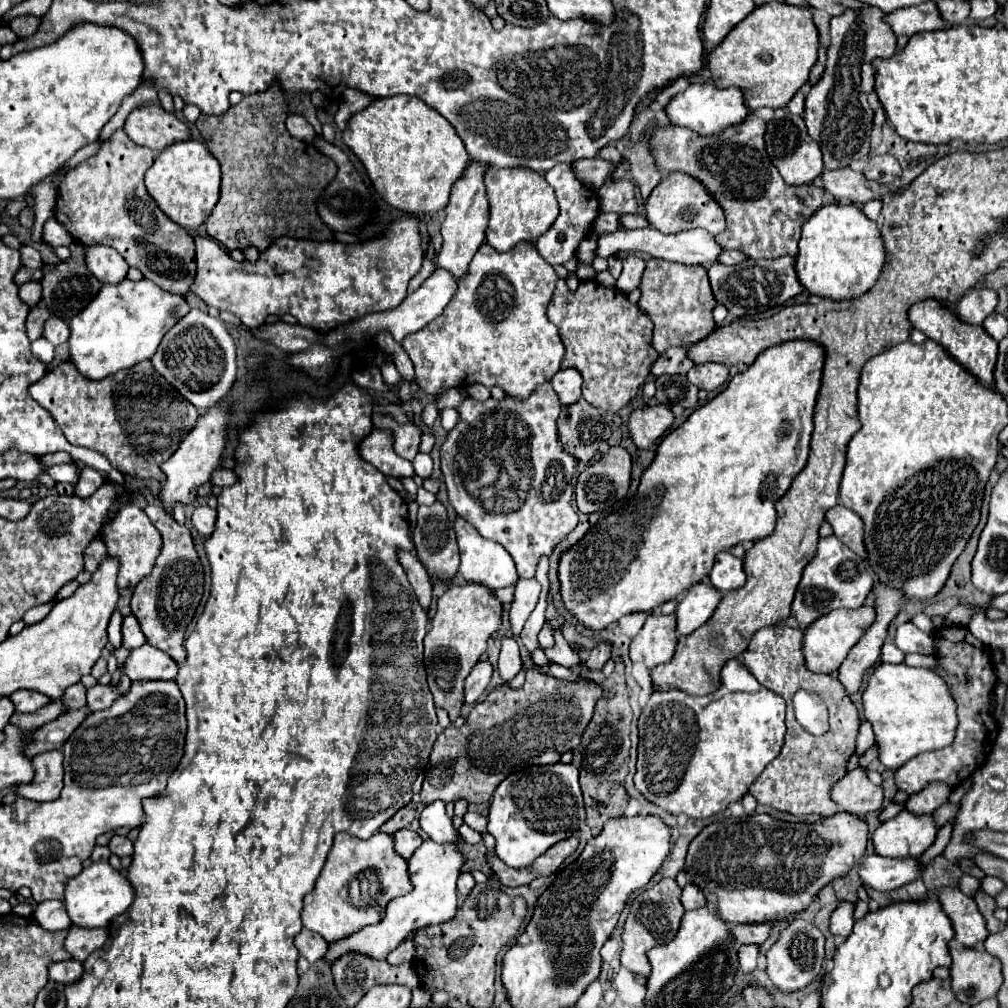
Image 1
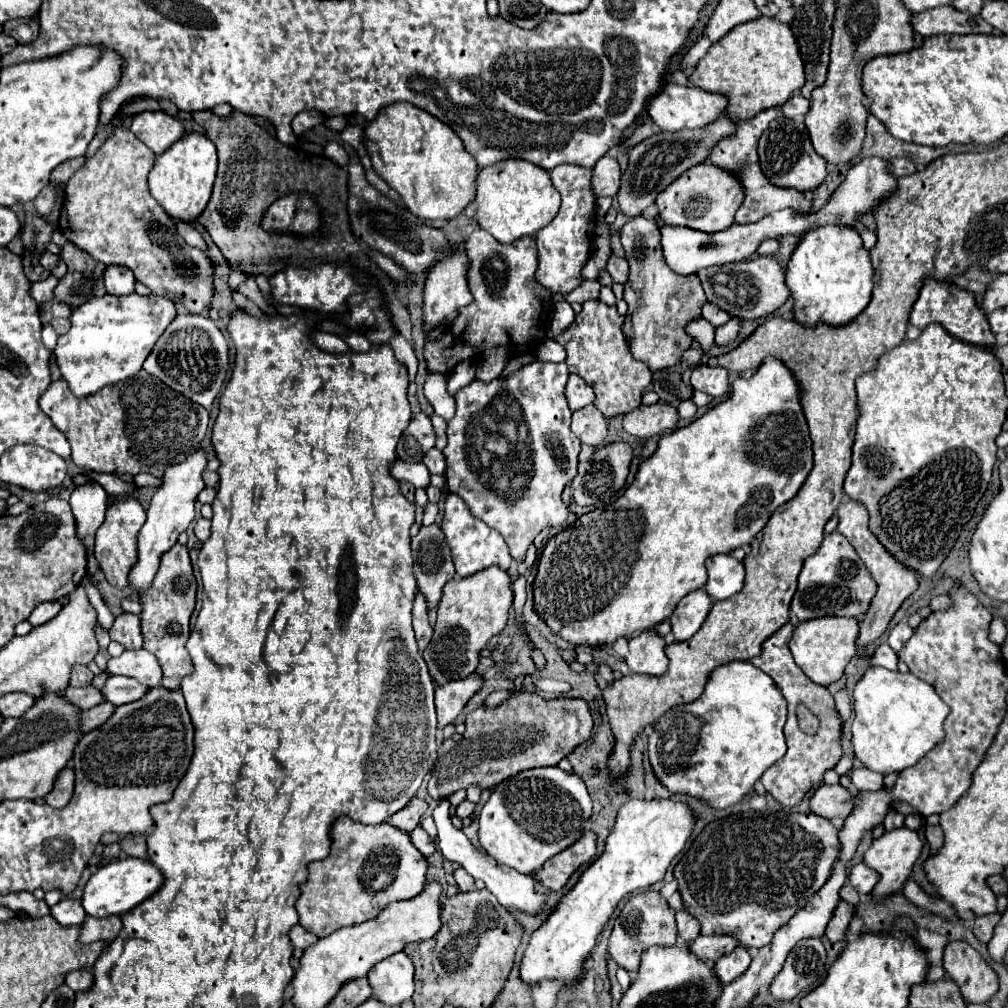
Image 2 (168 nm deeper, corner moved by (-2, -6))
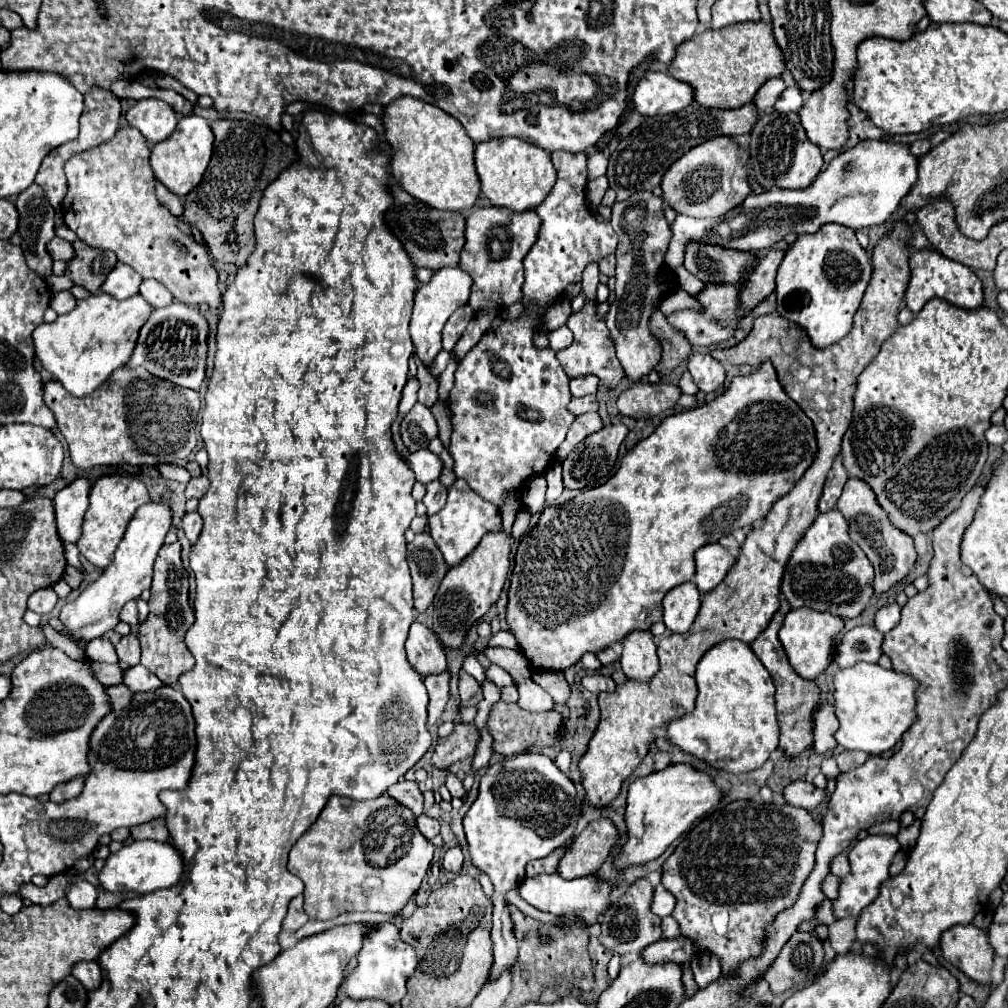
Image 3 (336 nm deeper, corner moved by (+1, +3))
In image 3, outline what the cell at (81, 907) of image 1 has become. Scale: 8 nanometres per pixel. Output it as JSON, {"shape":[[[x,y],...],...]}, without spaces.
{"shape":[[[133,841],[131,845],[123,845],[117,853],[107,857],[105,867],[99,871],[99,885],[109,893],[151,893],[175,885],[181,873],[183,861],[171,843]]]}

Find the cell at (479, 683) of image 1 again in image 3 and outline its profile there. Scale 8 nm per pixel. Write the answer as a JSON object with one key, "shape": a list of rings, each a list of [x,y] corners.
{"shape":[[[445,669],[443,673],[437,673],[437,675],[425,677],[425,687],[429,693],[429,727],[435,725],[435,721],[441,717],[441,713],[449,701],[449,681],[451,681],[449,669]]]}

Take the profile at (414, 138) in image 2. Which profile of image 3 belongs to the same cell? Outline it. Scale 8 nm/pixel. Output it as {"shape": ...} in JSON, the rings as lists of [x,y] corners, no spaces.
{"shape":[[[399,97],[391,105],[385,105],[383,115],[381,115],[383,127],[385,127],[385,137],[387,143],[393,149],[391,155],[391,177],[415,199],[427,203],[433,209],[439,211],[469,211],[473,203],[479,197],[479,177],[475,175],[475,165],[473,165],[473,151],[475,143],[473,139],[465,133],[463,125],[447,115],[443,109],[433,107],[429,103],[423,103],[421,99],[415,97]]]}

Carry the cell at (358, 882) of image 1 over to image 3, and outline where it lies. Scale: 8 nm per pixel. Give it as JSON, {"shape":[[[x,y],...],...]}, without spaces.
{"shape":[[[389,795],[373,801],[331,797],[317,821],[293,845],[289,871],[305,883],[305,913],[327,921],[341,913],[399,913],[421,887],[433,861],[433,845],[415,827],[413,813]]]}

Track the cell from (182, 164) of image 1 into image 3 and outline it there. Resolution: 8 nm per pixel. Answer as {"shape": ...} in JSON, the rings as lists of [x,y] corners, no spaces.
{"shape":[[[199,115],[181,117],[175,131],[151,149],[151,167],[155,177],[175,195],[189,195],[201,181],[213,153],[213,131],[209,123]]]}

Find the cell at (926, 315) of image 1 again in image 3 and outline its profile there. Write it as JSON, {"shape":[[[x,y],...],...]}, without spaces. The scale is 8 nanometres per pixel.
{"shape":[[[927,249],[913,253],[909,259],[909,267],[911,267],[911,281],[905,293],[905,307],[909,311],[919,313],[923,305],[931,299],[943,299],[961,309],[981,309],[983,307],[983,283],[969,267],[963,267],[961,263],[955,263],[943,257],[941,253],[933,253]]]}

